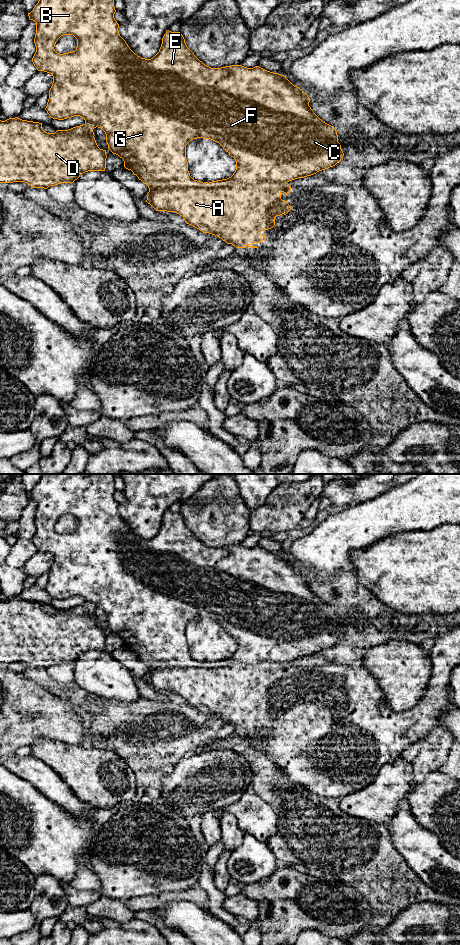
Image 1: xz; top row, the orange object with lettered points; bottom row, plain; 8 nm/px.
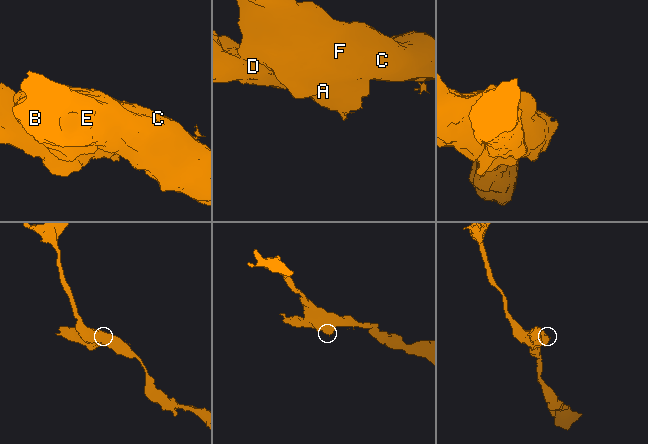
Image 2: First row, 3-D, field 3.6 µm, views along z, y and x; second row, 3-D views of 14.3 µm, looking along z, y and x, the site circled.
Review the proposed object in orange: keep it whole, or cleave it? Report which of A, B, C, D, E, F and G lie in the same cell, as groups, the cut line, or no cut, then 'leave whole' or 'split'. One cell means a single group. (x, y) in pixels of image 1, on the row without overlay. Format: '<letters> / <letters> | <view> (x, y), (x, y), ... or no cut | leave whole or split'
A D / B C E F G | xz (286, 662), (162, 668), (153, 674), (150, 684) | split

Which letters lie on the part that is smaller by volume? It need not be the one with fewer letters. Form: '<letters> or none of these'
A, D

